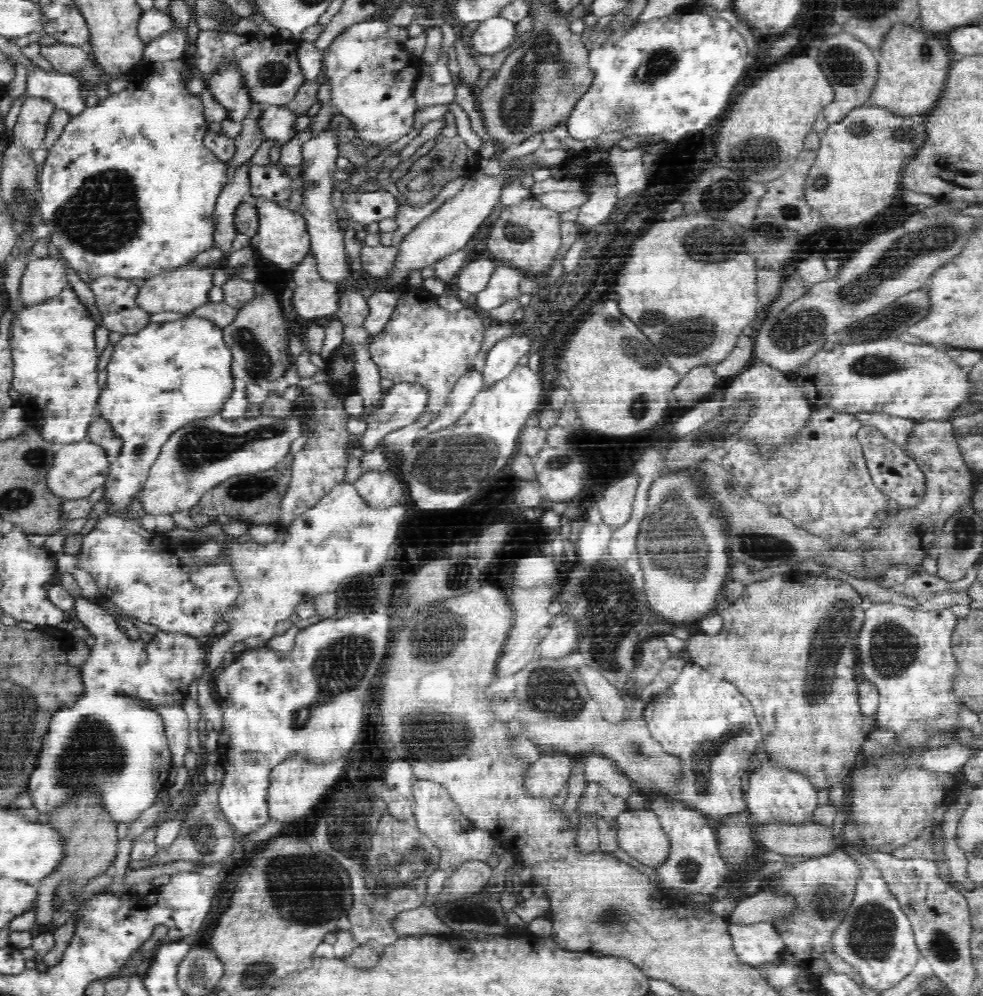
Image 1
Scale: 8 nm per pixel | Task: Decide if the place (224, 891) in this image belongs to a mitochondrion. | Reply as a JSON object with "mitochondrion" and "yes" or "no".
{"mitochondrion":"no"}

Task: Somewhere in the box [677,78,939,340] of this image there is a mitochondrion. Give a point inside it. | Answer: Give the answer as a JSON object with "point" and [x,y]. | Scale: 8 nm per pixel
{"point":[894,318]}

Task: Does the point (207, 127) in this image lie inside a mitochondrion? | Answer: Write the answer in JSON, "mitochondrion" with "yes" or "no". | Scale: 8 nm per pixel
{"mitochondrion":"no"}

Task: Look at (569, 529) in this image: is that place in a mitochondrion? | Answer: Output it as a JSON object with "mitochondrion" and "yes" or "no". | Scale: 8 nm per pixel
{"mitochondrion":"no"}

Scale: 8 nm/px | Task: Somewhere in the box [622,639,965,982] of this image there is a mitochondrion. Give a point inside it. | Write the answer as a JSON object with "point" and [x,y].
{"point":[871,935]}

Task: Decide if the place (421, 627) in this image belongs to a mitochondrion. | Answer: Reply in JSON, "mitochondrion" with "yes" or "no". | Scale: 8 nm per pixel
{"mitochondrion":"no"}

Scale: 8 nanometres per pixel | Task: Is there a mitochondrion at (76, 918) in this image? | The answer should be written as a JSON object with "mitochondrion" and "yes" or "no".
{"mitochondrion":"no"}

